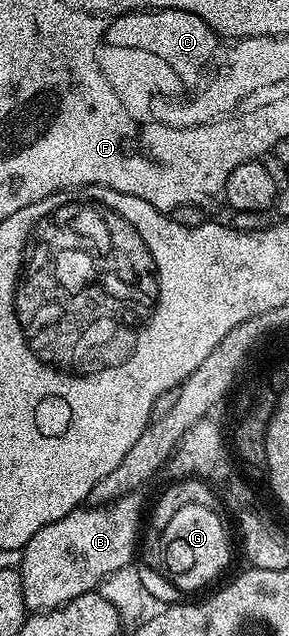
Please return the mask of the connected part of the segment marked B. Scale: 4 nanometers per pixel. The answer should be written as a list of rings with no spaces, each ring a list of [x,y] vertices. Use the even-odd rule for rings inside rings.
[[[139,494],[121,496],[102,506],[80,506],[74,512],[49,526],[41,526],[37,534],[21,549],[23,562],[17,571],[23,579],[25,606],[31,612],[41,612],[48,608],[60,608],[86,592],[96,591],[109,574],[128,567],[135,556],[135,543],[139,540],[139,519],[145,516],[145,504]]]

